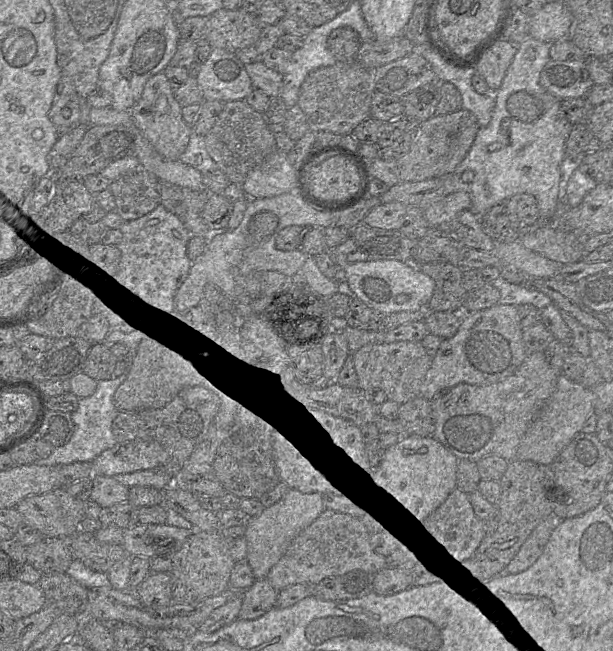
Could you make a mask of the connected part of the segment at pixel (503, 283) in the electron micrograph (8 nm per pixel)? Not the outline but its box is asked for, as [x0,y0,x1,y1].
[492,276,553,310]

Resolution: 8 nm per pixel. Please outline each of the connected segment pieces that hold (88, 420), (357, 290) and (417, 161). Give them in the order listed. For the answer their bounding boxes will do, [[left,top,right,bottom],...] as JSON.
[[35,372,128,466],[343,259,435,315],[397,108,480,182]]

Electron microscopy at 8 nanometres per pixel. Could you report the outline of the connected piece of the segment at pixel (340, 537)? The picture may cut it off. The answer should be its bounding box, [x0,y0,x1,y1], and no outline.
[266,509,387,591]

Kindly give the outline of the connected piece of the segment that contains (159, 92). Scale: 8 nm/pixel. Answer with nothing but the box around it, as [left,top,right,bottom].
[130,72,193,160]

